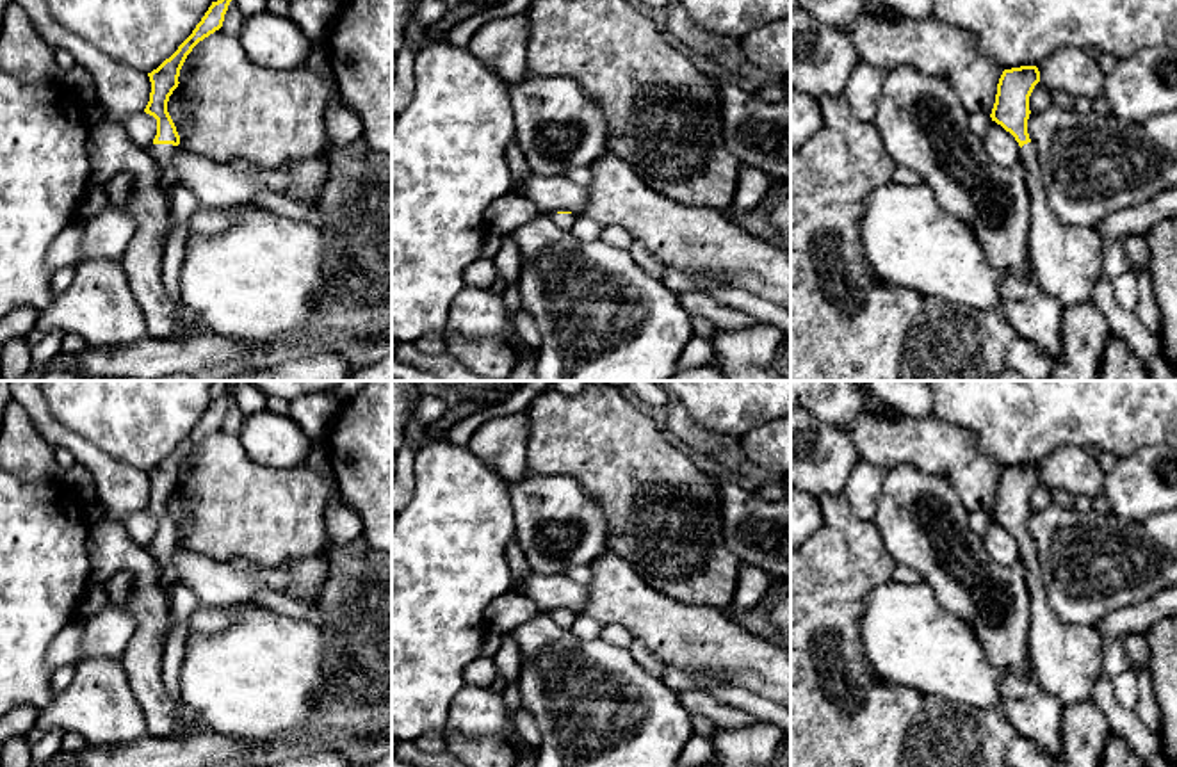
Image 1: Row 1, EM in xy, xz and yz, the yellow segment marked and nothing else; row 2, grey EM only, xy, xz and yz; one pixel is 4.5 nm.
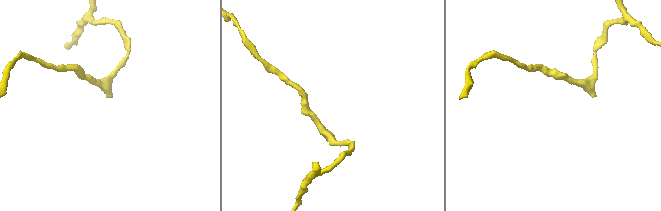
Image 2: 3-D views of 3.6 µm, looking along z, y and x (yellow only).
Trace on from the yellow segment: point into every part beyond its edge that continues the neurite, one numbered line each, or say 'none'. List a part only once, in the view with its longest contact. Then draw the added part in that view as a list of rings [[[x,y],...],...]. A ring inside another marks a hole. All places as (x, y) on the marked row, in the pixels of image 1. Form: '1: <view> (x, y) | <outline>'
1: xy (162, 153) | [[[153,144],[150,149],[150,155],[155,158],[155,162],[160,167],[160,180],[167,189],[173,187],[173,157],[175,157],[175,151],[176,151],[176,146],[173,146],[173,144]]]

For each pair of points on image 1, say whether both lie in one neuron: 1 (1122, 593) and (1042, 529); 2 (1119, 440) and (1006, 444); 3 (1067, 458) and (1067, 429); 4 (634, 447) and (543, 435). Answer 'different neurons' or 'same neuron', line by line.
1: same neuron
2: same neuron
3: different neurons
4: same neuron

